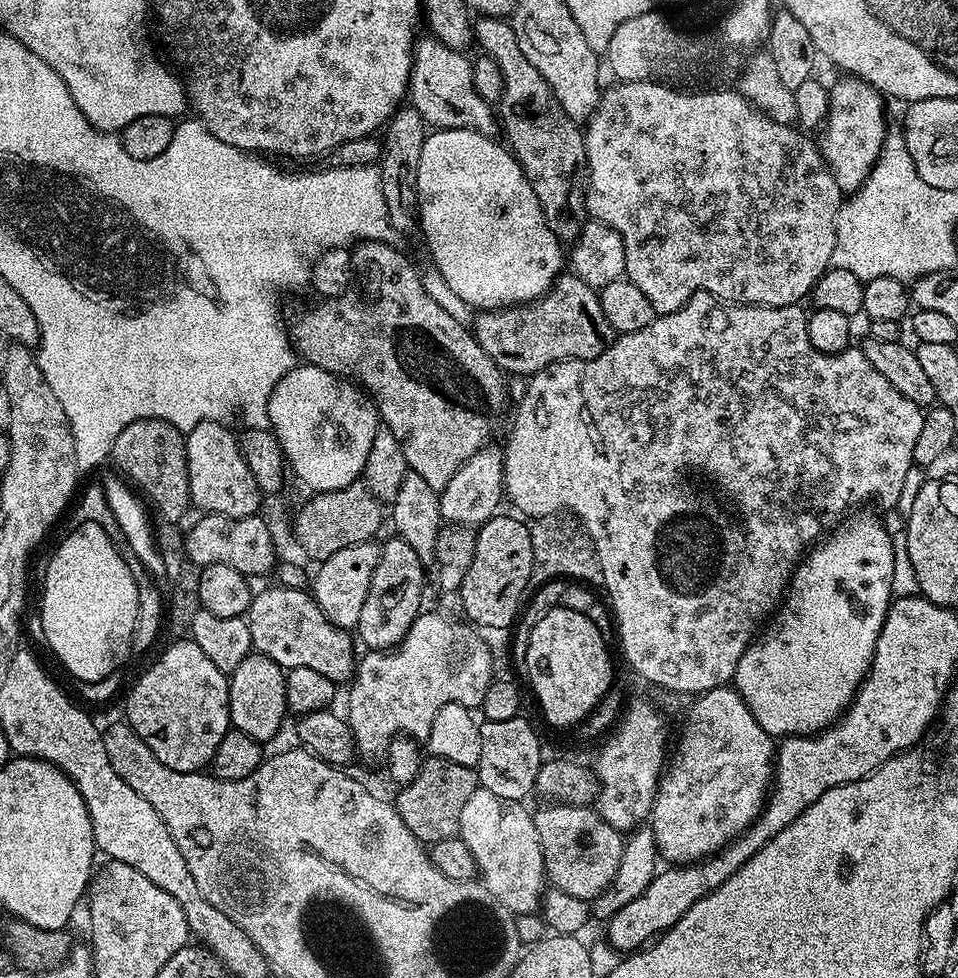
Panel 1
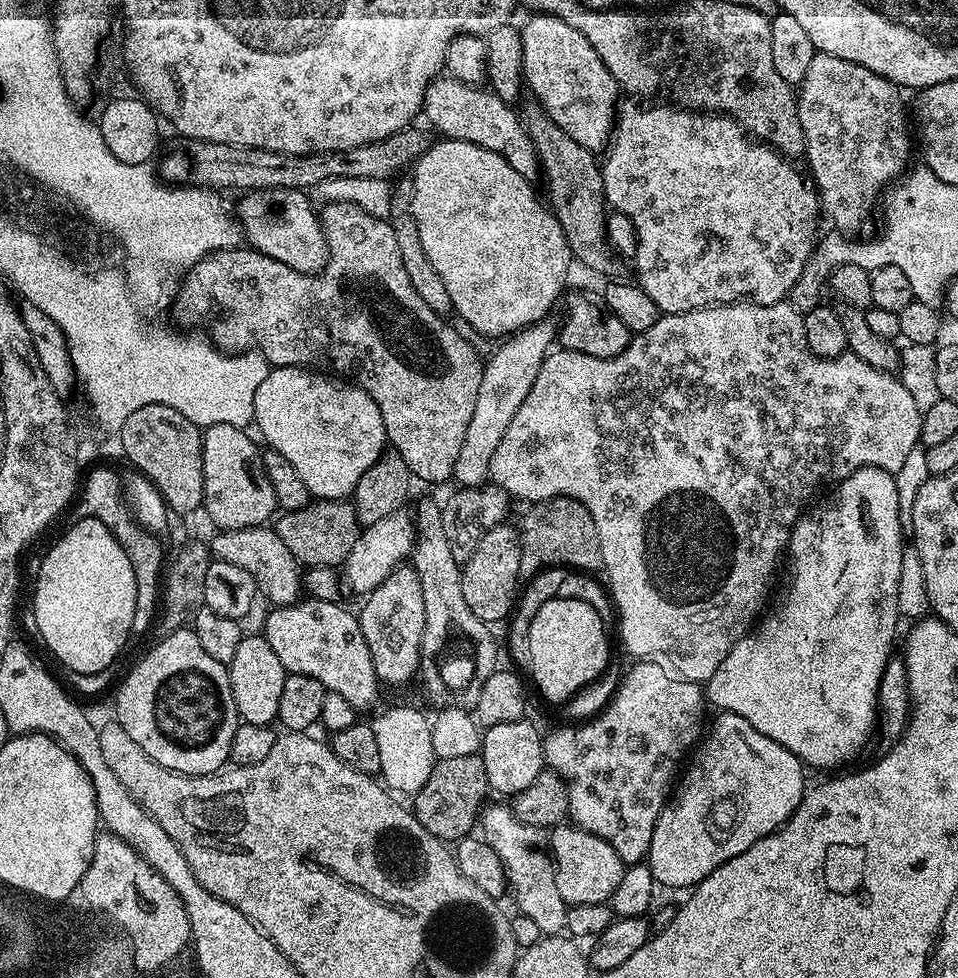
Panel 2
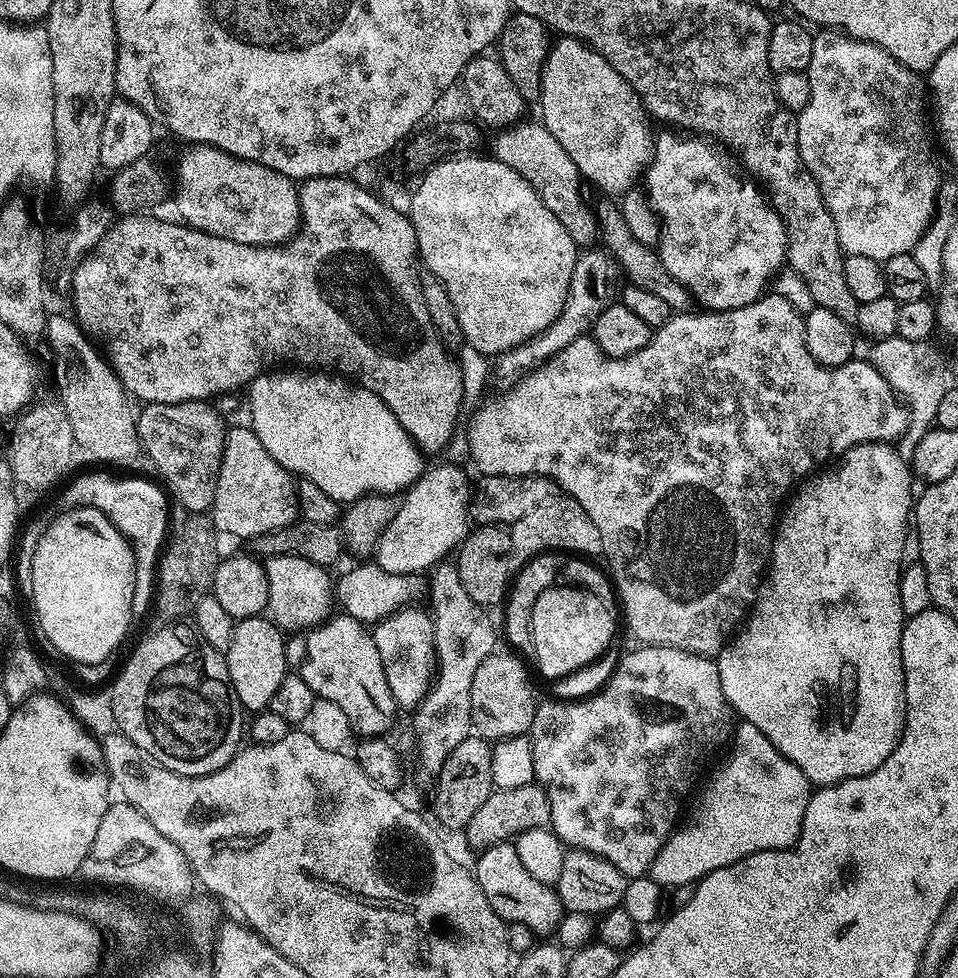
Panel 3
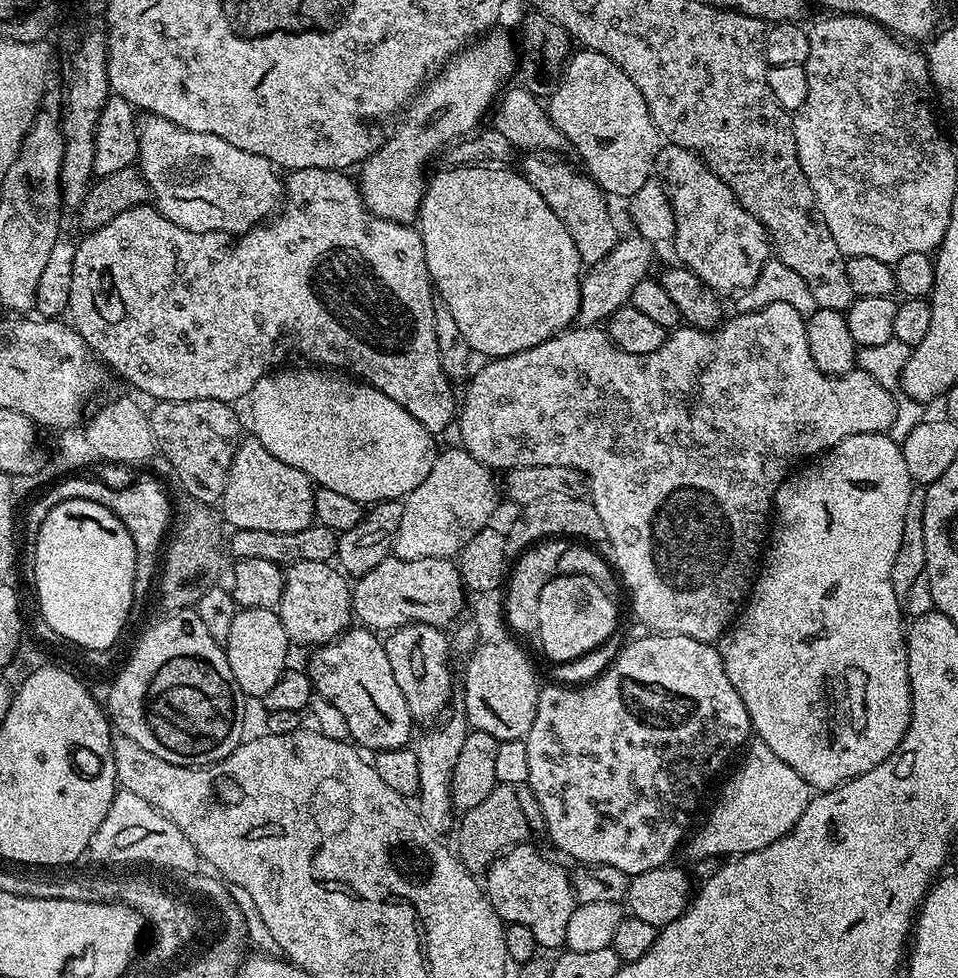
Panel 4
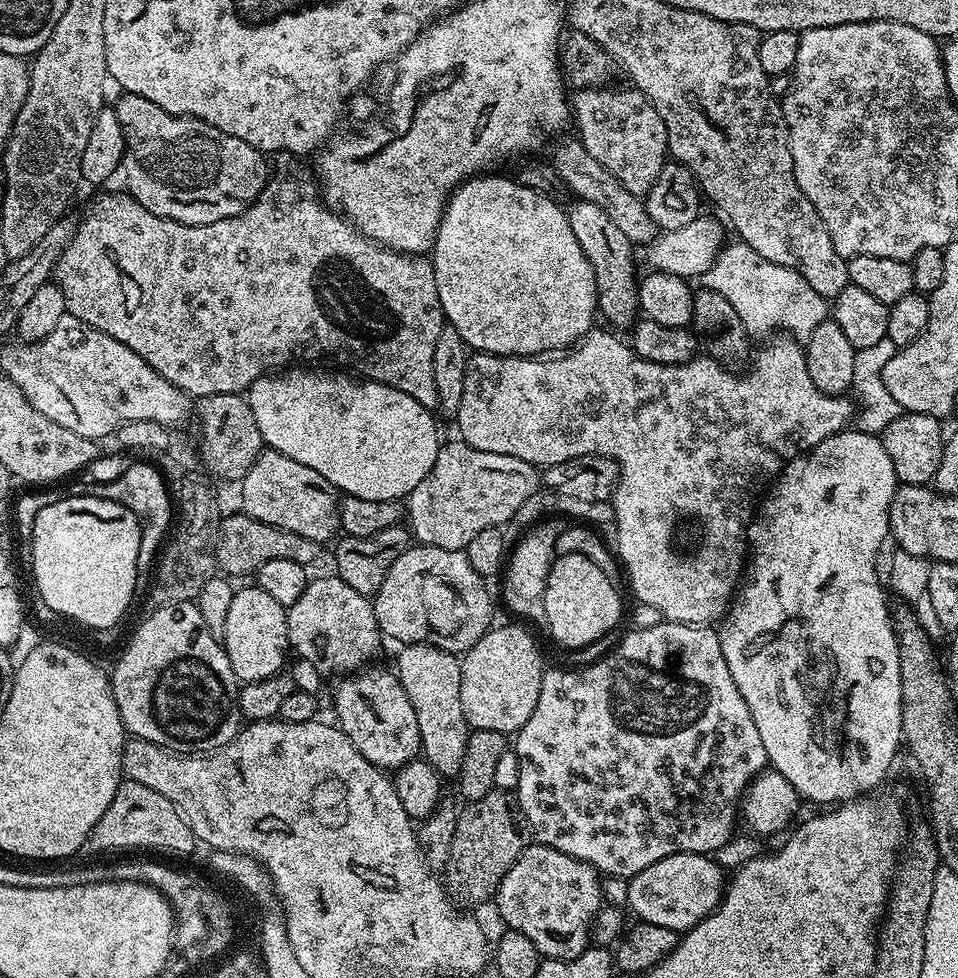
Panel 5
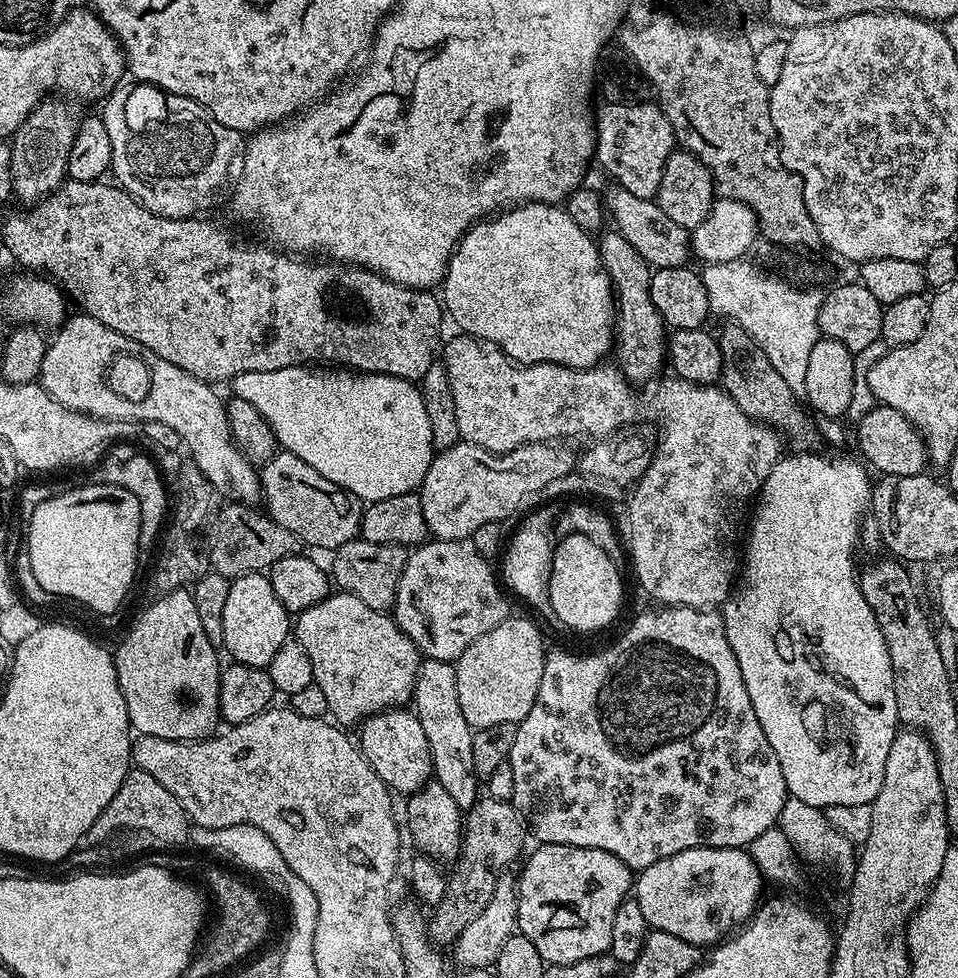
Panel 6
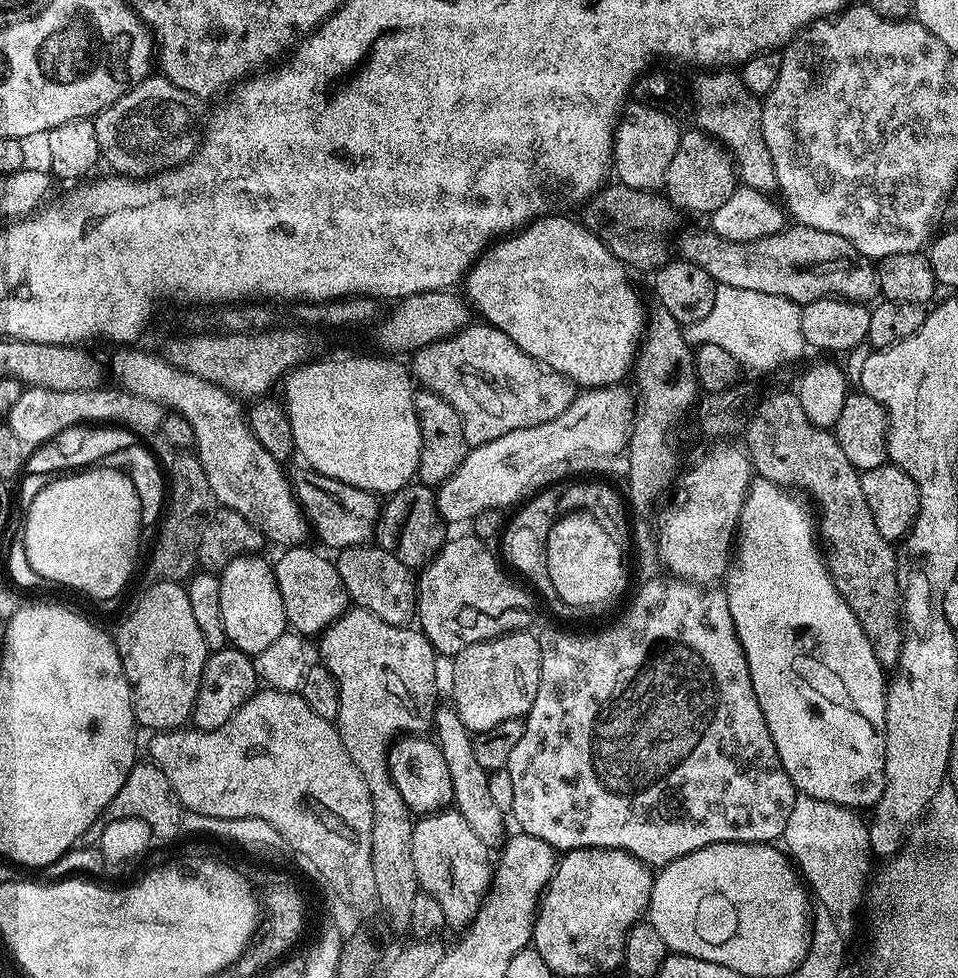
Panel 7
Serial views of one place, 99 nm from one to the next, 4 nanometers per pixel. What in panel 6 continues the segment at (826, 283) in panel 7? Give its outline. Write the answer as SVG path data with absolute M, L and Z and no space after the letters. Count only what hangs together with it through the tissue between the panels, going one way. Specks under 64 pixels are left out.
M613 183L611 187L603 190L602 201L605 213L610 217L610 220L616 223L613 224L615 231L620 232L622 238L626 238L626 242L630 242L630 246L634 246L634 250L638 250L638 254L642 254L642 258L646 258L646 262L653 269L685 267L690 260L689 229L678 226L678 222L670 222L670 218L666 218L666 214L662 214L655 199L634 198L634 194L630 194L630 190L626 190L621 184Z

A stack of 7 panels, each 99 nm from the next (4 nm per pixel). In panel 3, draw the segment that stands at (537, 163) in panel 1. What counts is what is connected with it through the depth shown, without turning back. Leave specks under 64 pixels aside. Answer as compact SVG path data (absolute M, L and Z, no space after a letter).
M600 198L596 206L594 204L594 213L596 226L598 229L598 240L602 245L603 251L614 261L618 267L624 271L624 280L634 286L642 286L642 290L650 290L658 294L658 298L663 298L673 310L684 310L689 307L690 297L683 286L662 266L659 255L649 245L638 242L630 234L630 226L626 226L626 218L622 218L620 205L615 199Z

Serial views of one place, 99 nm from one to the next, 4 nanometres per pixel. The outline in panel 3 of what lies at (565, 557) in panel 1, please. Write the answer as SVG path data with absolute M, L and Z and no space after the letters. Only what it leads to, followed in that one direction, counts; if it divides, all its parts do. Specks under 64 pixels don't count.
M557 494L547 498L524 518L513 522L511 534L511 564L513 569L523 567L529 560L543 552L569 552L580 556L596 556L603 553L601 531L594 525L586 510L572 496Z

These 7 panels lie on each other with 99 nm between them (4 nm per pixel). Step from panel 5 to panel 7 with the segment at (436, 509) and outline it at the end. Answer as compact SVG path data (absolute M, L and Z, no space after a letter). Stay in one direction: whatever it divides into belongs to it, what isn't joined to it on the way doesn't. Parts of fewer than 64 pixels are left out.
M624 386L581 391L558 418L502 434L502 438L494 438L494 442L469 447L458 470L435 489L436 508L441 518L449 525L460 524L463 520L464 523L472 521L486 510L508 510L519 505L516 496L528 488L528 480L532 480L540 468L564 460L568 452L580 452L580 448L588 448L588 452L616 452L616 448L622 448L620 444L627 448L634 419L634 396L629 389L628 392Z

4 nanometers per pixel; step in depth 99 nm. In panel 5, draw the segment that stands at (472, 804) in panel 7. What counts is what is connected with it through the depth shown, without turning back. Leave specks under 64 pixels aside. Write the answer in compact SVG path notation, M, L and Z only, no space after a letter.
M405 644L399 650L394 671L402 690L406 690L406 698L410 698L410 706L414 706L414 715L418 717L423 759L434 766L441 778L459 777L470 731L462 710L460 660L453 653L432 644Z

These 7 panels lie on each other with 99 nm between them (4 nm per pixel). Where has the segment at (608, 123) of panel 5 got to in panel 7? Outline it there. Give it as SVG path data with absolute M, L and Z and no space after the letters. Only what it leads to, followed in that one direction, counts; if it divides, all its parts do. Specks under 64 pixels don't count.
M632 102L623 109L612 138L612 162L615 179L627 187L652 192L663 185L666 170L674 159L674 150L682 131L676 125L675 115L652 107L647 102Z

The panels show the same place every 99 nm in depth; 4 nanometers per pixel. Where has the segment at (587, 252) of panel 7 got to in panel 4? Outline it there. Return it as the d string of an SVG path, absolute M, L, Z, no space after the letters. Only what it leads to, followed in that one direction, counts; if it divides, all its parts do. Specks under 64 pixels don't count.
M469 166L469 167L445 167L445 172L440 172L436 177L427 181L424 189L424 196L420 199L420 211L418 213L418 231L422 238L422 246L426 250L426 266L428 273L432 279L435 291L438 293L439 303L445 304L450 310L450 314L454 314L454 322L458 322L458 330L462 330L462 338L466 338L466 342L471 346L473 353L484 355L484 358L495 358L498 356L509 356L510 354L518 354L522 350L530 350L534 346L538 346L542 342L551 340L554 336L559 336L577 319L580 302L580 279L582 275L582 261L578 254L578 246L574 246L574 238L570 238L570 233L566 231L566 226L562 226L562 222L558 222L558 214L554 214L554 210L550 210L550 206L546 206L546 198L542 198L542 194L538 194L538 190L534 190L534 186L530 186L530 182L519 171L514 171L508 166Z

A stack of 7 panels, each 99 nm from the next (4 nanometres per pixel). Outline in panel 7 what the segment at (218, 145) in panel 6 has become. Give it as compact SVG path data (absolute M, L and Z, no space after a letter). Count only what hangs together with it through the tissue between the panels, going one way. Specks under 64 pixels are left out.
M149 75L125 96L118 98L118 102L104 108L94 118L103 163L108 163L113 173L124 178L153 178L161 172L183 167L196 156L205 142L203 107L205 105L199 96L192 96L186 90L174 86L163 75Z

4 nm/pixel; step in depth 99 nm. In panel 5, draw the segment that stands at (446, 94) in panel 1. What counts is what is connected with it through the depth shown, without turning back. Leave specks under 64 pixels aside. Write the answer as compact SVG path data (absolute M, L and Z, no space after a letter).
M577 199L567 205L570 230L574 230L574 238L578 238L578 246L586 254L596 279L596 303L601 317L609 320L611 327L616 330L627 329L637 319L640 312L638 302L638 275L636 276L636 260L632 257L634 245L628 241L626 234L618 230L618 225L610 219L610 214L594 202Z

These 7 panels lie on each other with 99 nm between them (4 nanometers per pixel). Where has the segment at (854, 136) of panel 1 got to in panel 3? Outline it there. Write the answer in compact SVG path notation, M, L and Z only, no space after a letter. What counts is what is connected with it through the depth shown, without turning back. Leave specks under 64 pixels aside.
M820 30L813 35L814 51L810 53L810 66L806 73L808 79L808 101L804 109L796 116L798 146L802 162L818 182L824 205L830 218L834 218L834 230L838 230L838 242L847 255L862 254L862 258L874 258L881 262L894 258L898 254L909 254L915 249L917 241L933 215L932 206L936 202L936 191L940 188L940 168L932 157L932 140L928 137L930 124L924 121L926 116L926 84L917 73L910 71L902 62L898 62L884 48L878 48L865 40L854 40L836 30Z

